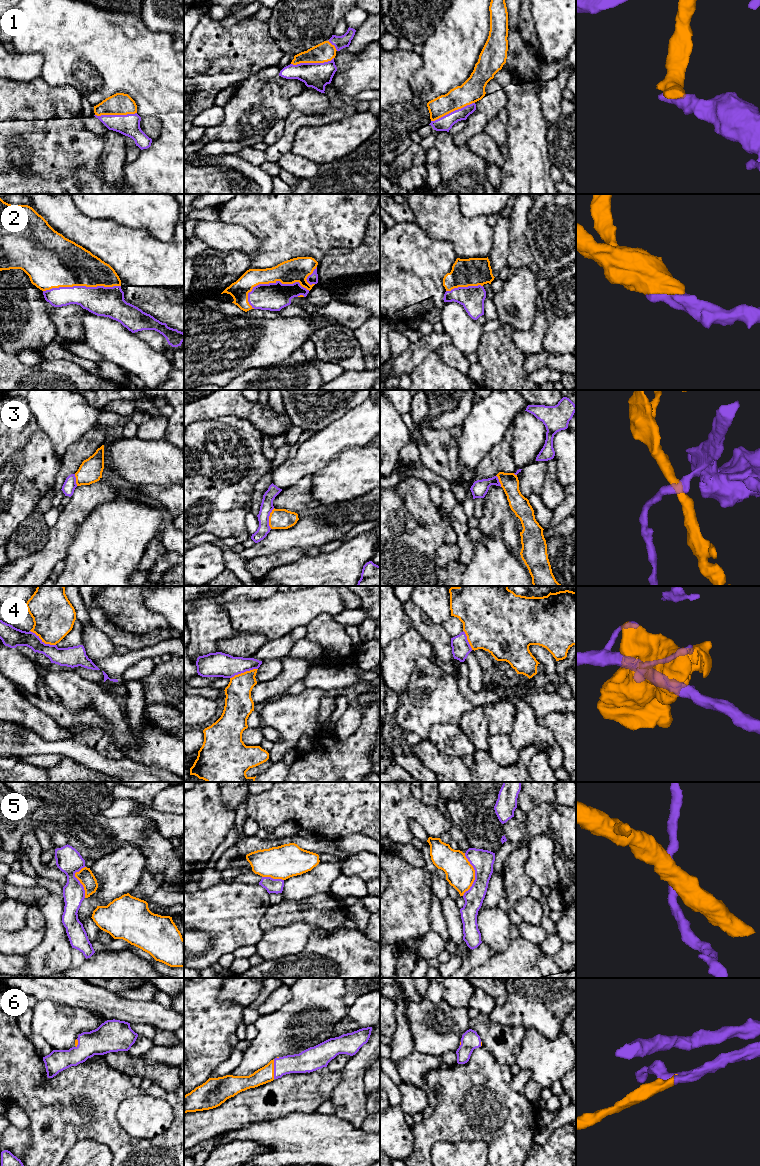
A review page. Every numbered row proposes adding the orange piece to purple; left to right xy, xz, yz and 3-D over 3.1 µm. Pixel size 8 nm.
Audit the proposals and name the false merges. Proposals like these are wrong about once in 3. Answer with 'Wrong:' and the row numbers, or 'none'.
Wrong: 3, 4, 5

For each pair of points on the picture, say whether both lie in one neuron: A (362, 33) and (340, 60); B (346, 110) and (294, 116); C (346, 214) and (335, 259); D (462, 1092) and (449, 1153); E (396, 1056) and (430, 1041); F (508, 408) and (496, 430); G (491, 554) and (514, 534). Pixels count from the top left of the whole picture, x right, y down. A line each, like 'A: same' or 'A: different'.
A: different
B: same
C: different
D: different
E: different
F: same
G: different

